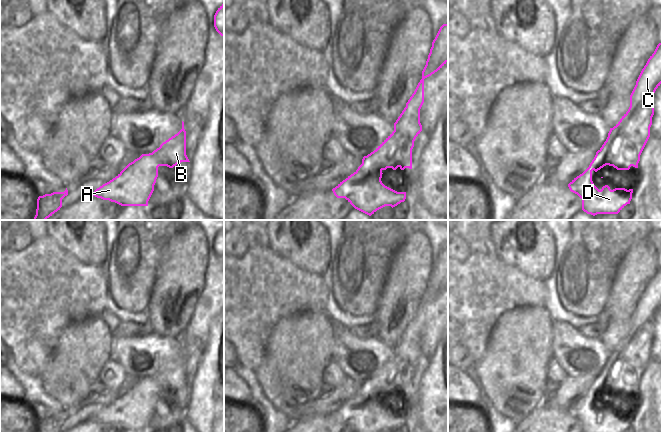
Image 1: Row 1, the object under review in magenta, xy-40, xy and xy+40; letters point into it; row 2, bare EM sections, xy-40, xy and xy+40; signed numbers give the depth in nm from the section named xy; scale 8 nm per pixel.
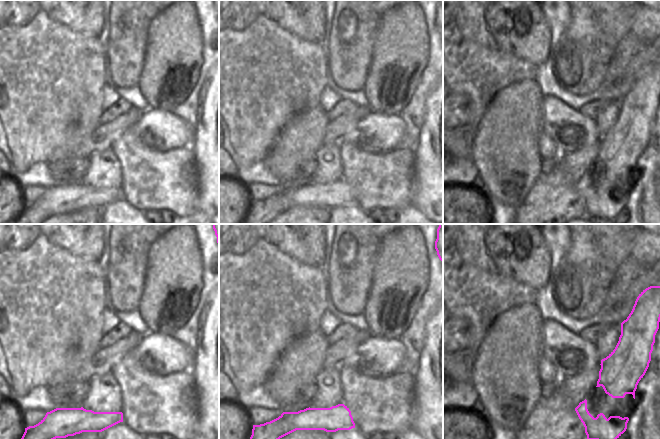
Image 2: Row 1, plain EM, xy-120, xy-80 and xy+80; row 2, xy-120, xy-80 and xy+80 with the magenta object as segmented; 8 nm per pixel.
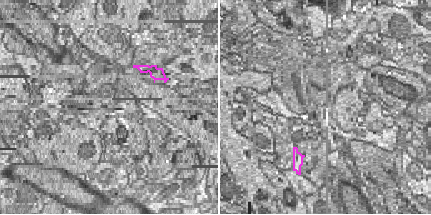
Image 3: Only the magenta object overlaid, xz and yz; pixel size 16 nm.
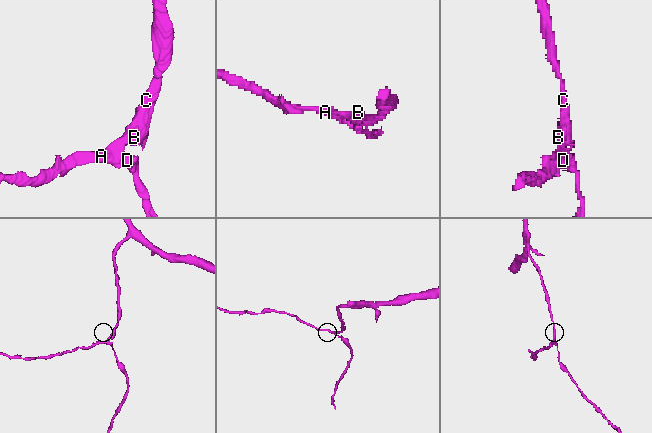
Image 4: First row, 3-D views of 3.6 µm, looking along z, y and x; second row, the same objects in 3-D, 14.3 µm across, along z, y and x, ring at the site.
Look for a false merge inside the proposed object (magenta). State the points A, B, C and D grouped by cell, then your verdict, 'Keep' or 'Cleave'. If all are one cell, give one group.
Groups: A B C D. Keep

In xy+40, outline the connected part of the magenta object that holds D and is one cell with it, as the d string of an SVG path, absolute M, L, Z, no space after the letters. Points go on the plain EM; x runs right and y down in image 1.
M661 267L657 269L636 305L630 319L628 335L613 352L610 352L606 365L596 376L589 391L568 408L570 415L582 423L582 432L624 432L630 428L633 413L615 412L611 414L608 409L605 409L599 414L592 405L592 395L597 396L606 389L613 390L617 394L629 394L631 390L638 392L640 379L650 361L650 351L654 339L654 317L660 308Z

